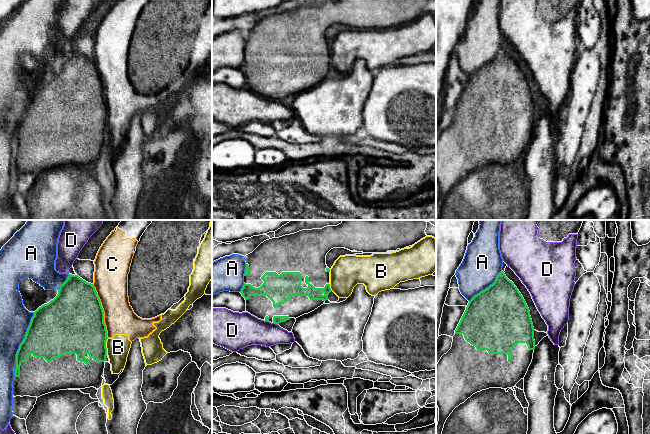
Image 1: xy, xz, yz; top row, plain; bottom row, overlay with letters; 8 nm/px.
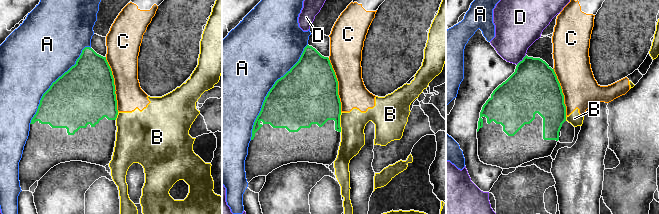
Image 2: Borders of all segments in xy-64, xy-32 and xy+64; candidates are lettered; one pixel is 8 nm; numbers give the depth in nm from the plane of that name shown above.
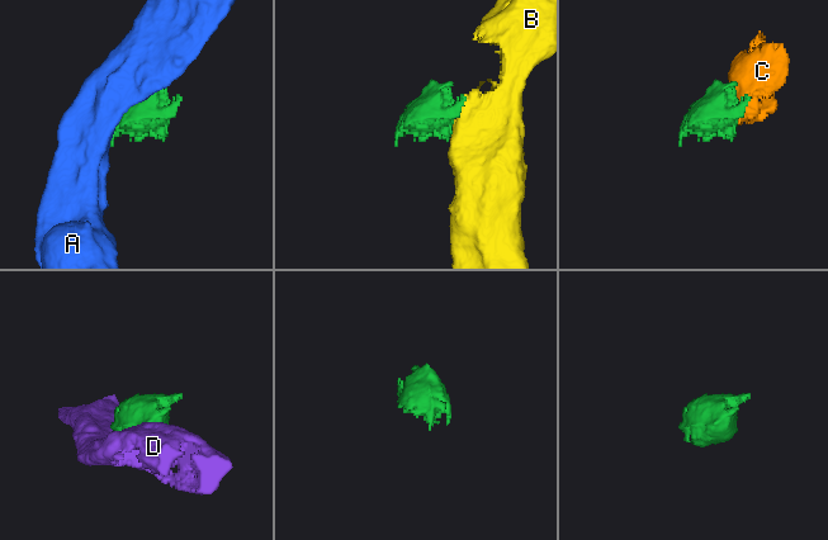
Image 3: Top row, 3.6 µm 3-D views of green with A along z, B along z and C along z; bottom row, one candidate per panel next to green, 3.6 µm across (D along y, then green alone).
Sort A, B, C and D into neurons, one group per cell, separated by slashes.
A / B C / D

